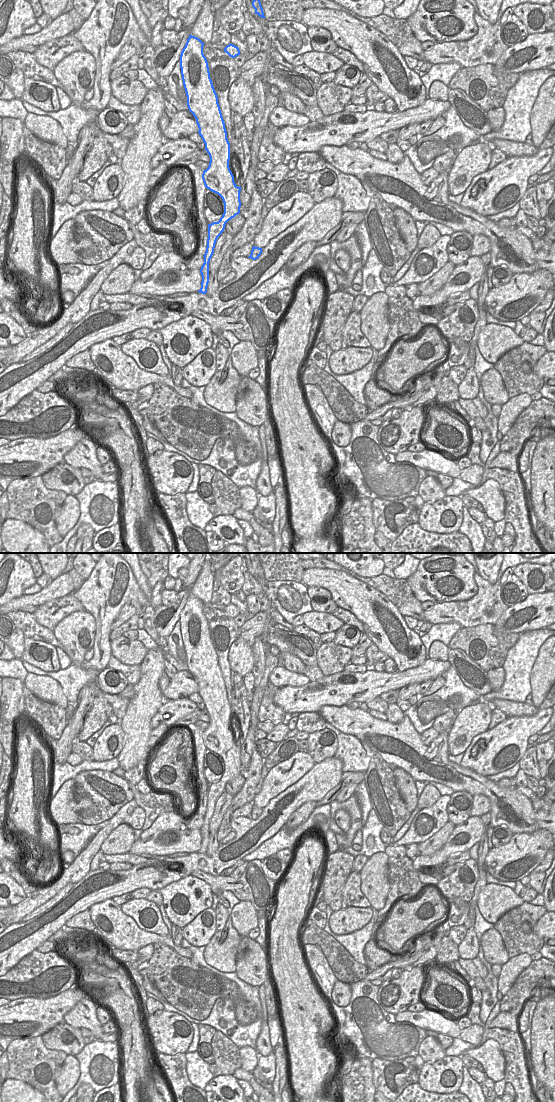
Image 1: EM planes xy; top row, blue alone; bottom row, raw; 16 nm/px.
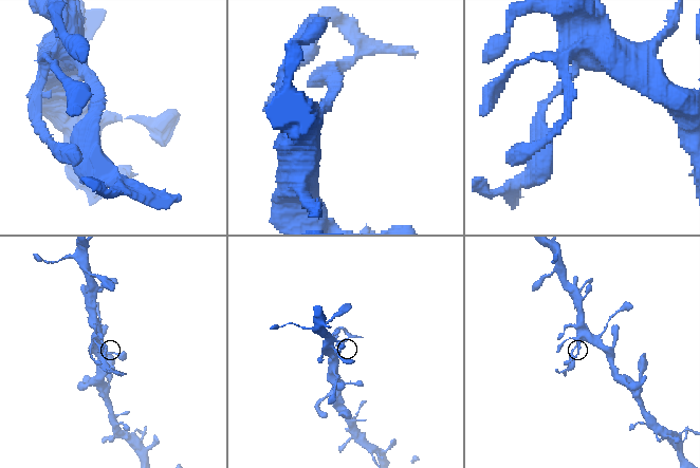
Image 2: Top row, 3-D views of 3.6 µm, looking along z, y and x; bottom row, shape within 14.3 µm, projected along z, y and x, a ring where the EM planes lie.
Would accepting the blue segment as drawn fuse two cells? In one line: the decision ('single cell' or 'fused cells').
fused cells

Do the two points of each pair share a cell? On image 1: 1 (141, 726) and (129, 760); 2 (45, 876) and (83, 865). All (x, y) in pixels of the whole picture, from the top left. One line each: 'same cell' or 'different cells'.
1: same cell
2: different cells

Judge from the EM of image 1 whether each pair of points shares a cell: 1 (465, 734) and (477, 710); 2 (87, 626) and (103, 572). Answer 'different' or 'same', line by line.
1: same
2: different

